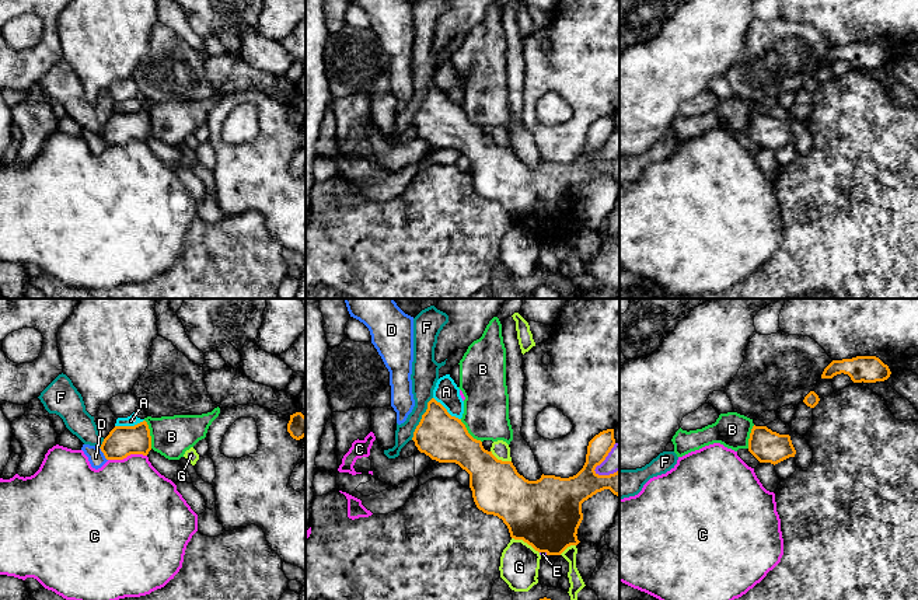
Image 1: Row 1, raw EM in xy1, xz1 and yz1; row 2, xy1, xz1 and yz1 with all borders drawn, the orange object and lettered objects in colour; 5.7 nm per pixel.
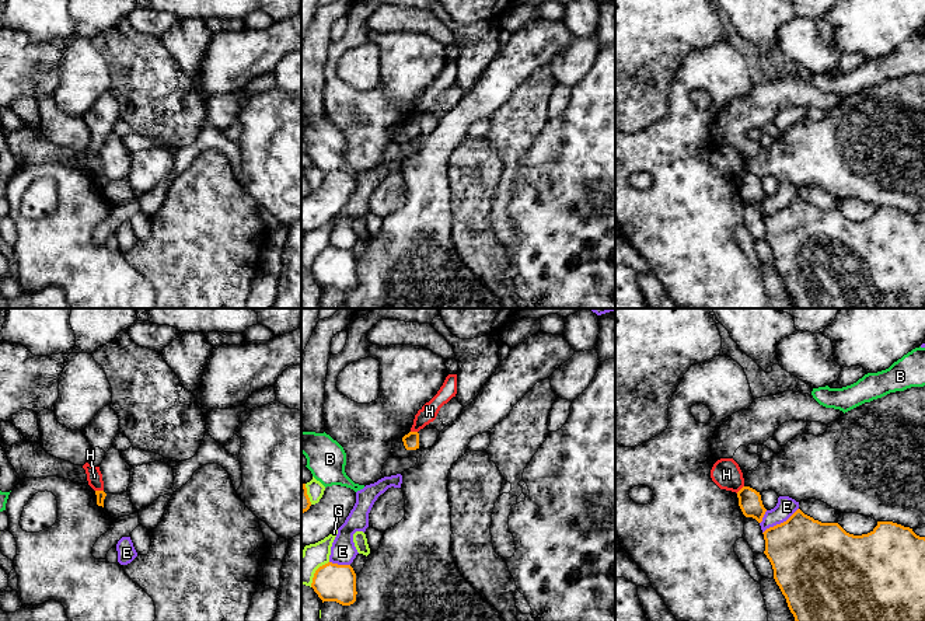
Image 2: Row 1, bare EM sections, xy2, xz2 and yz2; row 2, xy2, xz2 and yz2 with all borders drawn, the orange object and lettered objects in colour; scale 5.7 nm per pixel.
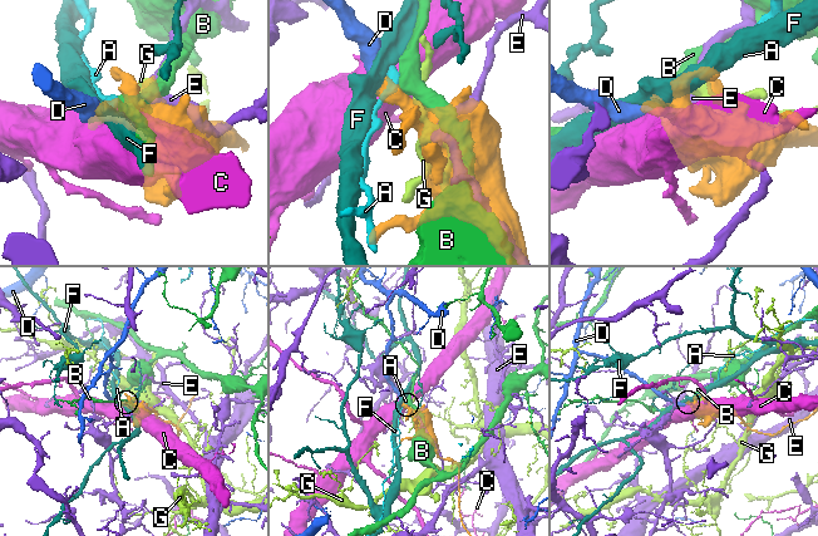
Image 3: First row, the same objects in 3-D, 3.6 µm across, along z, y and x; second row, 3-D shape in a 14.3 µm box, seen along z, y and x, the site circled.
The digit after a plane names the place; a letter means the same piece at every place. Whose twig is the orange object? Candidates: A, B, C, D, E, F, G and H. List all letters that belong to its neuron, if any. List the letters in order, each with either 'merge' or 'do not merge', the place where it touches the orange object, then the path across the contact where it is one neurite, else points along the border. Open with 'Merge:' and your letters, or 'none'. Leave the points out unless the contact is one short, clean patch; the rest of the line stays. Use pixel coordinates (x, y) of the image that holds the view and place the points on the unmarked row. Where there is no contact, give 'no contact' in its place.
Merge: D
A: do not merge | xy1 (129, 112) | along xy1 (143, 105), (133, 111), (115, 112)
B: do not merge | xy1 (149, 119) | along xy1 (145, 105), (152, 133)
C: do not merge | xy1 (126, 142) | along xy1 (146, 140), (128, 140), (122, 145), (108, 146)
D: merge | xy1 (104, 140) | across xy1 (122, 126), (104, 140), (96, 143)
E: do not merge | yz2 (781, 209)
F: do not merge | xz1 (422, 104) | along xz1 (432, 83), (411, 125)
G: do not merge | xz1 (526, 227)
H: do not merge | xy2 (100, 177) | along xy2 (96, 175), (103, 177)

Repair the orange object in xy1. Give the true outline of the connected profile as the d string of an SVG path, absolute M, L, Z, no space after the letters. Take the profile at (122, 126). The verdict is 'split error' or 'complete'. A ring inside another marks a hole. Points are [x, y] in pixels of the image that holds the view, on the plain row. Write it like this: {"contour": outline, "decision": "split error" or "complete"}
{"contour": "M146 107L135 112L115 112L100 133L83 130L93 154L101 154L108 146L123 146L130 140L147 142L151 122Z", "decision": "split error"}

